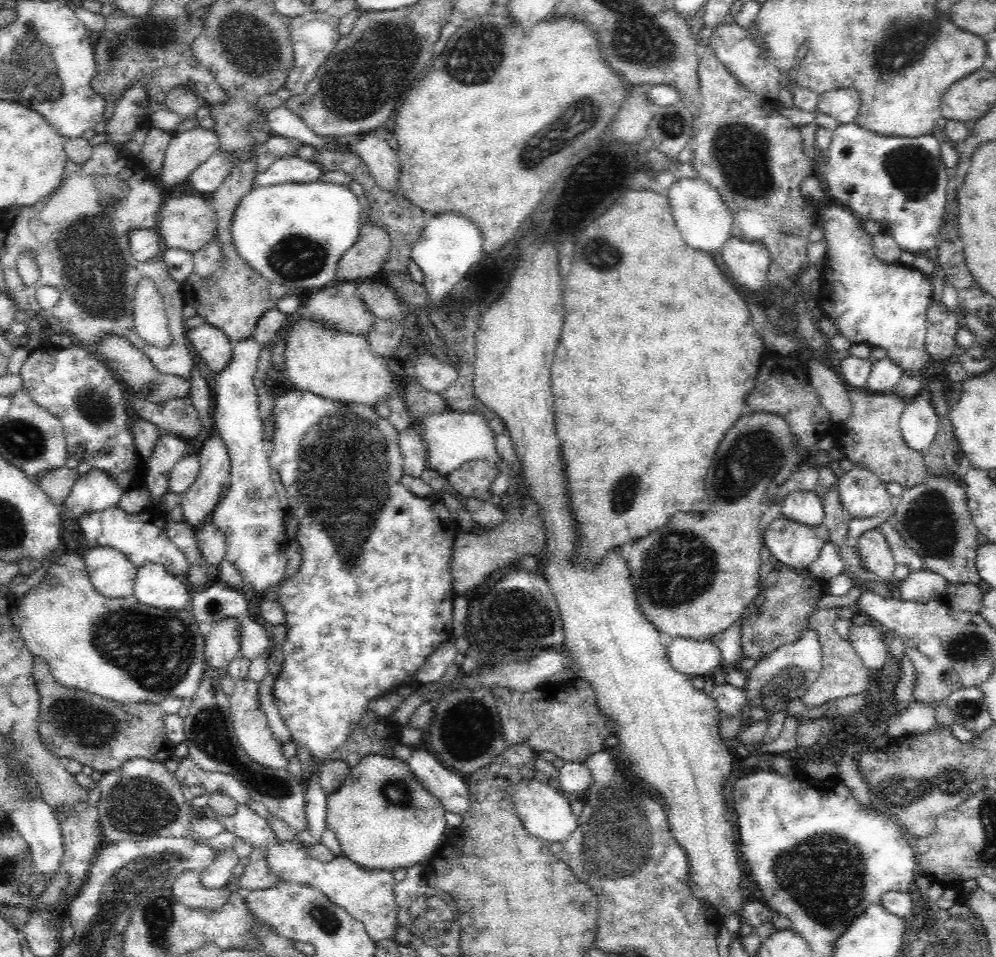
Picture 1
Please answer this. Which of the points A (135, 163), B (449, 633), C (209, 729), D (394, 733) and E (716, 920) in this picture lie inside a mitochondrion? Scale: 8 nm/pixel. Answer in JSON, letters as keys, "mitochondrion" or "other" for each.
{"A":"other","B":"other","C":"mitochondrion","D":"other","E":"other"}

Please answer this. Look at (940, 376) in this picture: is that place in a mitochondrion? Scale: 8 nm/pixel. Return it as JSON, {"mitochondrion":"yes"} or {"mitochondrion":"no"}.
{"mitochondrion":"no"}

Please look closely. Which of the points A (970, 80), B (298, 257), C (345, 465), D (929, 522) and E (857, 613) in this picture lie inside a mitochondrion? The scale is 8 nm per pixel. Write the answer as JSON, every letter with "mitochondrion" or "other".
{"A":"other","B":"mitochondrion","C":"mitochondrion","D":"mitochondrion","E":"other"}

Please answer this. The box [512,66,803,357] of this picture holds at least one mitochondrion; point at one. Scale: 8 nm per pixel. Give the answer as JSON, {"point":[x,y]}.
{"point":[740,151]}

